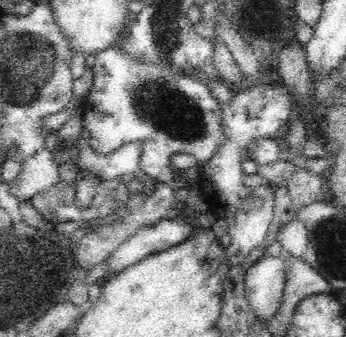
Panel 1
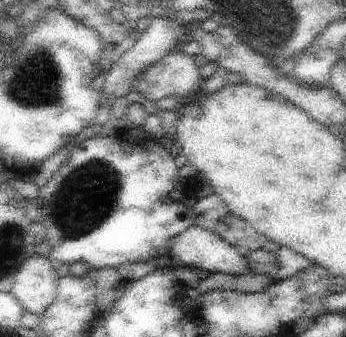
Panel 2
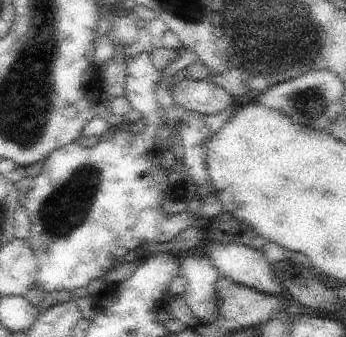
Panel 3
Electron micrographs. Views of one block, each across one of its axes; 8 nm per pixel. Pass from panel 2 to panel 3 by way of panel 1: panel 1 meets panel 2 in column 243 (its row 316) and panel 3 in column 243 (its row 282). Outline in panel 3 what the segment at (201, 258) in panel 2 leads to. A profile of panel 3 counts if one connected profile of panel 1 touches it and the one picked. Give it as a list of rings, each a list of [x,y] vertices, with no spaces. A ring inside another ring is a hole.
[[[207,240],[207,258],[215,266],[219,276],[225,276],[239,286],[255,288],[259,292],[289,300],[261,250],[253,250],[241,244]]]

